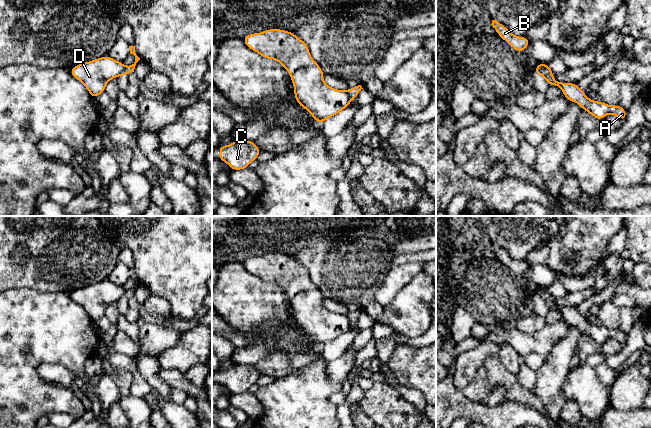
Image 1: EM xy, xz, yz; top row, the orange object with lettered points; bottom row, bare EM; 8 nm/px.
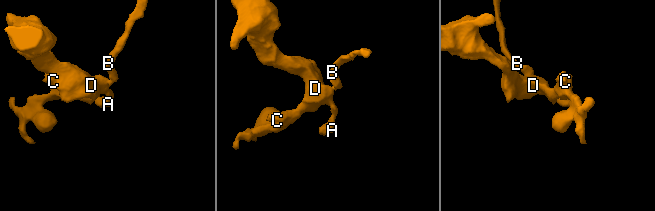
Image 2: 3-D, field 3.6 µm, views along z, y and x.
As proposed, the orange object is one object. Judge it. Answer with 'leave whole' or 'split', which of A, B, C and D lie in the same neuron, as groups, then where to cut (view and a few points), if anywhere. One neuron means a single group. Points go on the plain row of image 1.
split | A C D / B | xz (346, 315), (351, 322)

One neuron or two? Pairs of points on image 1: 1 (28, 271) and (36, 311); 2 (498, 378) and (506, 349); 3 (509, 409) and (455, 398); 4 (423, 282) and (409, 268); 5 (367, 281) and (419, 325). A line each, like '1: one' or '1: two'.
1: two
2: two
3: one
4: two
5: two

